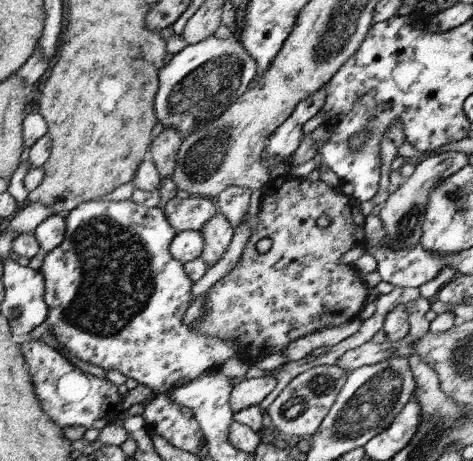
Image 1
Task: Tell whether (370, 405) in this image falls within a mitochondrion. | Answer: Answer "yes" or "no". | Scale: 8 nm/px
yes

